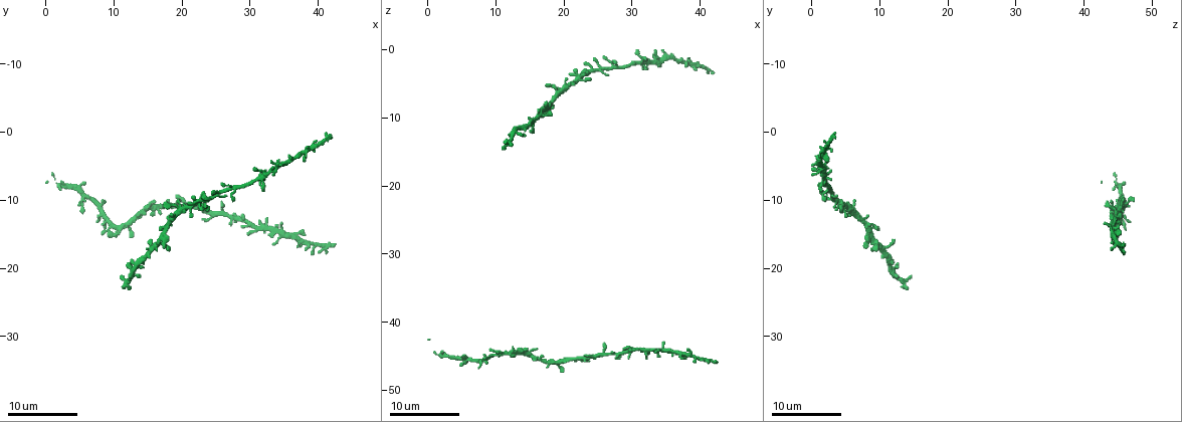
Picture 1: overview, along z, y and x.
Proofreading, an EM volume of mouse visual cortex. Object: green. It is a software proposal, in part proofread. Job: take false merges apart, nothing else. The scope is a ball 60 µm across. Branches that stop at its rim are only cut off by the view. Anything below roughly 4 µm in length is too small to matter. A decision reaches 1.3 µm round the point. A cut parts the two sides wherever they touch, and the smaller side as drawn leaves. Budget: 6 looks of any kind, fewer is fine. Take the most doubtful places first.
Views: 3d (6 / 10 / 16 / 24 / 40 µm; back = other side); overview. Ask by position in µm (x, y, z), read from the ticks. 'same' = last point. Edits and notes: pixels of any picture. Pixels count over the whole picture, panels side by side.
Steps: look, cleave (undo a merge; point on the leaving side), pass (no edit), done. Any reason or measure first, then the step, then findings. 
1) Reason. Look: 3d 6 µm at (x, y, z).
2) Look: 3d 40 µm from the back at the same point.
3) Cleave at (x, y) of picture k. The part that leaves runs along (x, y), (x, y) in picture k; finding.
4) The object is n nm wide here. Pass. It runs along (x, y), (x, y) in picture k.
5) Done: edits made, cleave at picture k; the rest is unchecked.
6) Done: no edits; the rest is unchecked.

Three arms meet. Look: 3d 6 µm at (36.5, 14.5, 44.5).

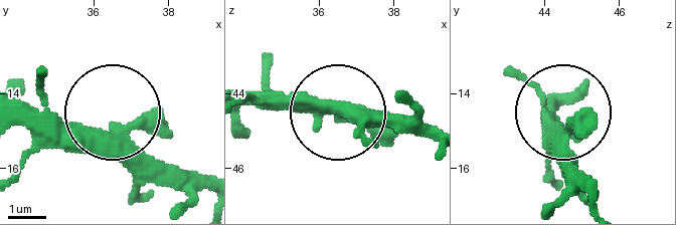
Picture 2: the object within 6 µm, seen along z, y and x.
From behind. Look: 3d 6 µm from the back at (36.70, 14.95, 44.55).

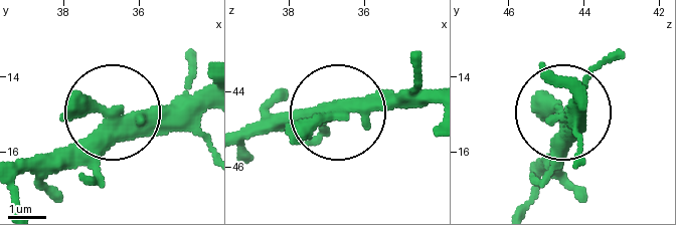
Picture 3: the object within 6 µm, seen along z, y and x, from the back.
Pass. It runs along (207, 85), (159, 108), (111, 111), (37, 182) in picture 3; continuous, no second cell.

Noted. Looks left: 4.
Looks like a crossing. Look: 3d 16 µm at (12.5, 13.5, 44.5).

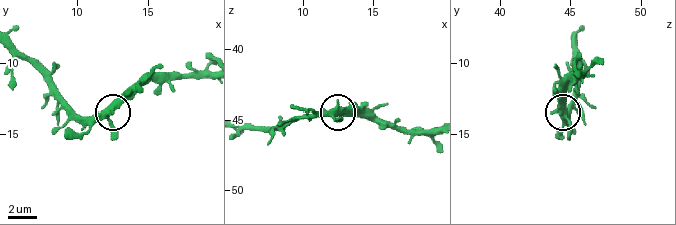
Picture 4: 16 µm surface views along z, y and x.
Look: 3d 6 µm at (12.2, 13.2, 44.6).

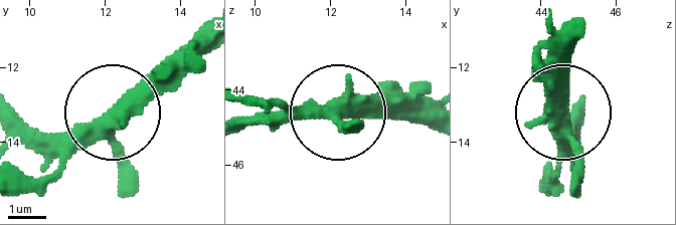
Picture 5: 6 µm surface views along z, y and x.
The object is 370 nm wide here. Pass. One cell here.

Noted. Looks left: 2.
Thin neck. Look: 3d 6 µm at (18.0, 13.5, 8.0).

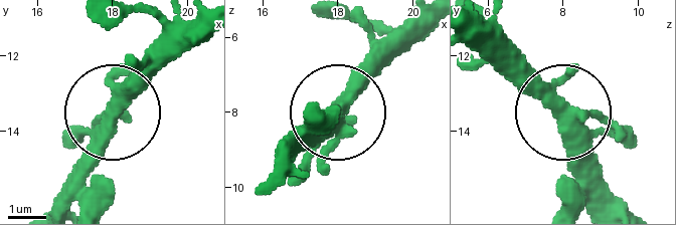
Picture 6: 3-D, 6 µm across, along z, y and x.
Look: 3d 6 µm from the back at (18.10, 13.40, 7.85).

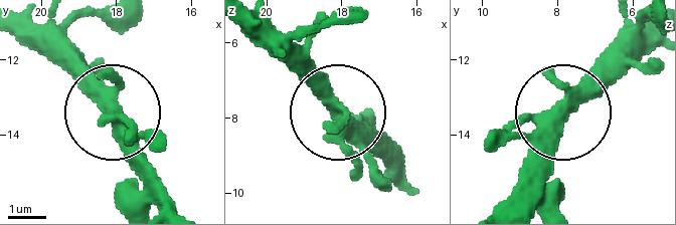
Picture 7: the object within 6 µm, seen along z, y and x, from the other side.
Pass. It runs along (403, 170), (266, 41) in picture 7; continuous, no second cell.

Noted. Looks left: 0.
Done: no edits; the rest is unchecked.

